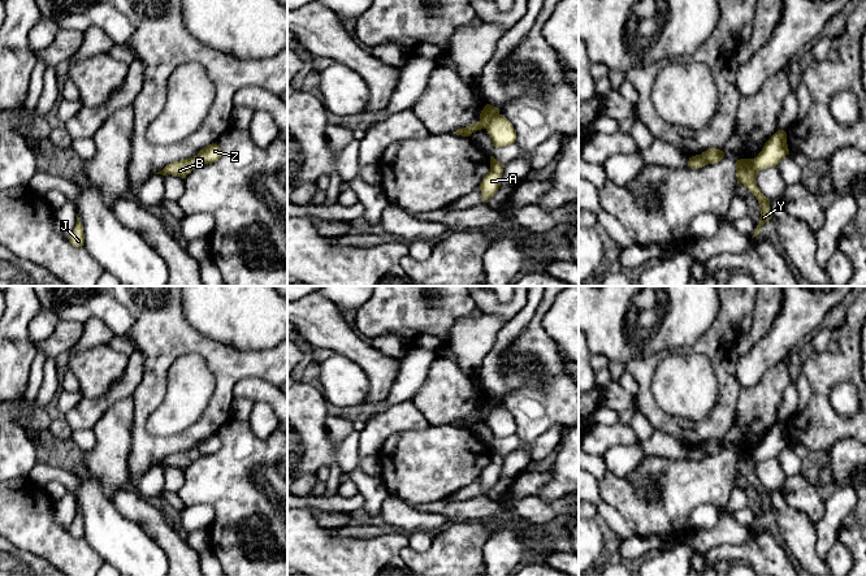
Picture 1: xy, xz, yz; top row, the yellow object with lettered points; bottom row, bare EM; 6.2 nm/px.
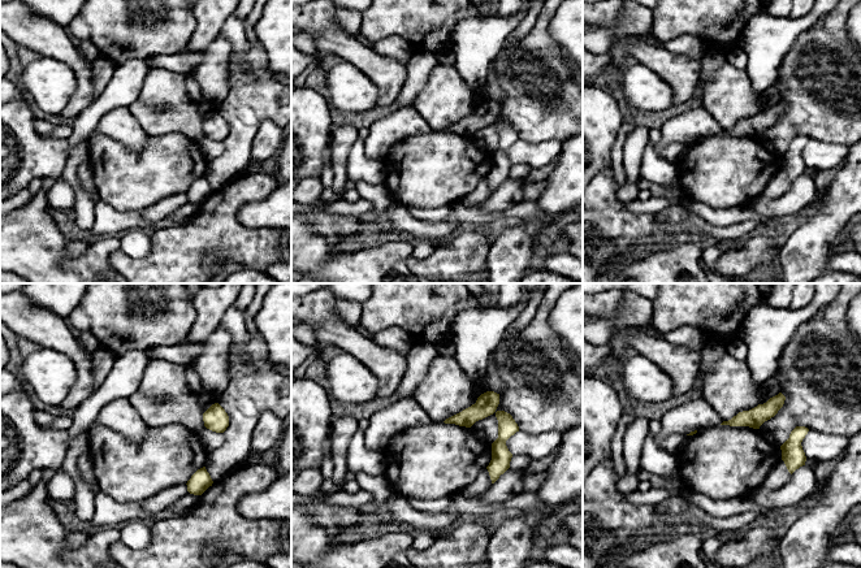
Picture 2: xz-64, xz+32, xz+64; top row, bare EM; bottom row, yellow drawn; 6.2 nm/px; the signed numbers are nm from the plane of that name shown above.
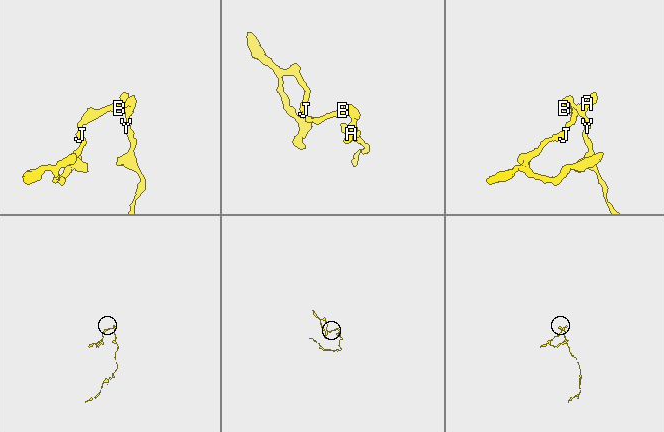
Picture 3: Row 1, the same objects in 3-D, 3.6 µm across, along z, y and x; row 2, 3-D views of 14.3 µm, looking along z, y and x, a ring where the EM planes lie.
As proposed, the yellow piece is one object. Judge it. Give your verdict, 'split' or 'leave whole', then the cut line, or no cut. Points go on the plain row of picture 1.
split | xz (498, 403), (485, 419)

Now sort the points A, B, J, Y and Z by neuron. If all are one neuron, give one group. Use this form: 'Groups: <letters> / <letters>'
Groups: A Y Z / B J

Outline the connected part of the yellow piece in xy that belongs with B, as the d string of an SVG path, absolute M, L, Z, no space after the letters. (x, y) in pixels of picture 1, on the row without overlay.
M194 447L187 451L179 451L179 452L170 454L163 462L160 462L155 465L163 465L163 467L173 465L173 467L177 467L181 469L186 469L186 467L192 460L198 459L199 456L200 456L200 452L199 452L198 447Z

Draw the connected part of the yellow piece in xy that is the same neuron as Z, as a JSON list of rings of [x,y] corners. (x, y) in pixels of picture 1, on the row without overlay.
[[[212,434],[203,441],[199,442],[196,446],[200,455],[212,455],[216,454],[221,449],[221,439],[217,434]]]

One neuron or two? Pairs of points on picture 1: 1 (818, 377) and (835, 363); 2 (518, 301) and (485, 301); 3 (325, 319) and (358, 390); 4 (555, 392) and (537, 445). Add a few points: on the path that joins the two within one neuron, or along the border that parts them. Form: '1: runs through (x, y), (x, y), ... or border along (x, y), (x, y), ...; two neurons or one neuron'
1: runs through (822, 373), (831, 367); one neuron
2: runs through (510, 307), (493, 306); one neuron
3: border along (336, 353), (350, 358), (366, 375); two neurons
4: border along (564, 429), (551, 427), (528, 444), (515, 434); two neurons

